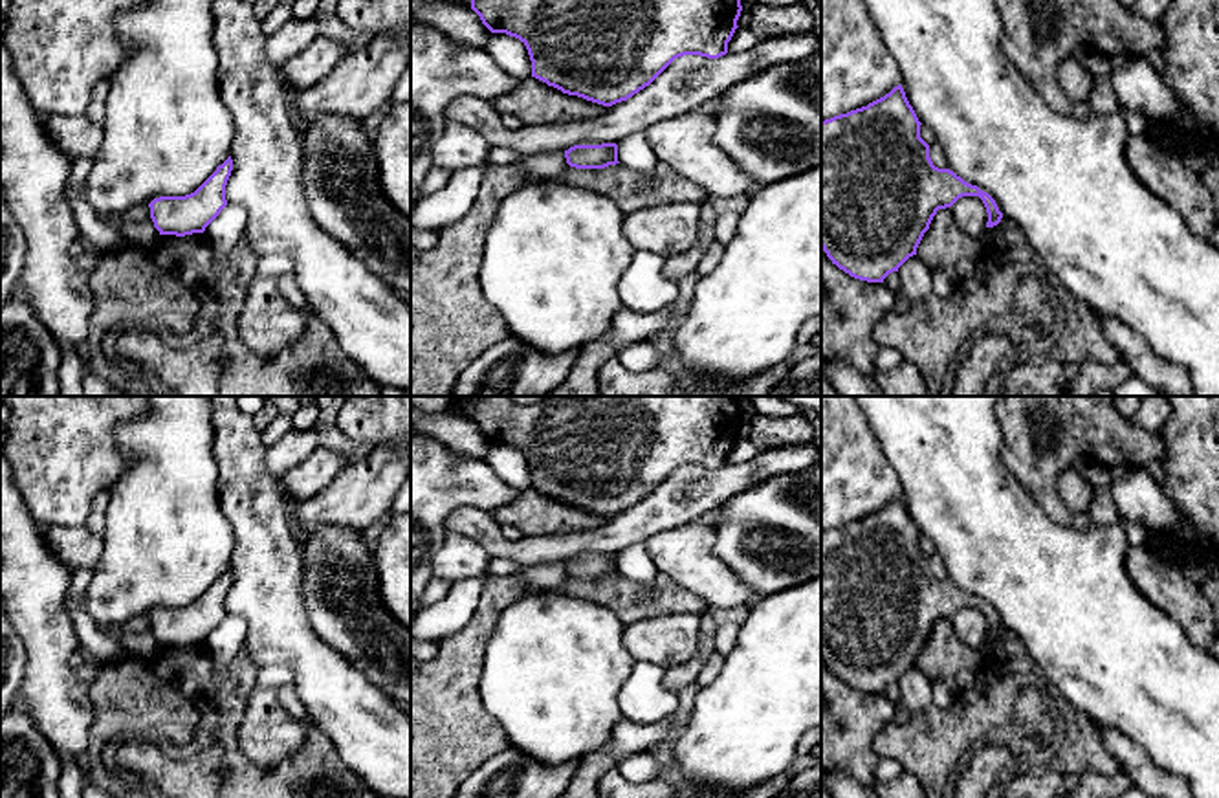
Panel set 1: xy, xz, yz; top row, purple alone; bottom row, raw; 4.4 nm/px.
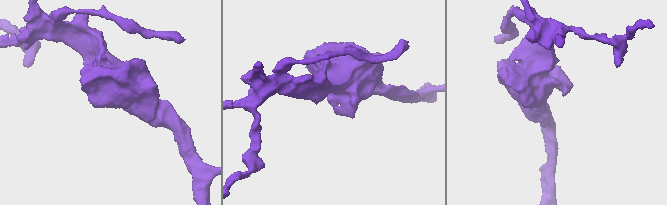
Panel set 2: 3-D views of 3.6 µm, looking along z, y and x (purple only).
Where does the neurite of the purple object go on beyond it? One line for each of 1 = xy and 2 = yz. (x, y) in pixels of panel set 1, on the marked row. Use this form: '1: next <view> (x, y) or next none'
1: next none
2: next none

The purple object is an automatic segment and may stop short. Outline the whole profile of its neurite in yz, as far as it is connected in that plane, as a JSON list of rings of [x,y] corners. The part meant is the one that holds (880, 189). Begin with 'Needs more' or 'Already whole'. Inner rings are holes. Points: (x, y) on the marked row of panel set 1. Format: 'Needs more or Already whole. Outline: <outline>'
Already whole. Outline: [[[902,84],[867,106],[821,121],[821,249],[840,270],[854,279],[884,283],[913,255],[939,209],[951,207],[962,196],[979,196],[986,207],[986,227],[1001,222],[995,200],[950,169],[939,169],[929,145],[920,138],[920,121]]]

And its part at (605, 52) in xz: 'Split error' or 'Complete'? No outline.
Complete

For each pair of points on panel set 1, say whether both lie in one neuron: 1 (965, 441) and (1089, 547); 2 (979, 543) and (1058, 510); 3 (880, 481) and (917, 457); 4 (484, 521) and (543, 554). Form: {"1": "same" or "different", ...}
{"1": "same", "2": "different", "3": "different", "4": "same"}

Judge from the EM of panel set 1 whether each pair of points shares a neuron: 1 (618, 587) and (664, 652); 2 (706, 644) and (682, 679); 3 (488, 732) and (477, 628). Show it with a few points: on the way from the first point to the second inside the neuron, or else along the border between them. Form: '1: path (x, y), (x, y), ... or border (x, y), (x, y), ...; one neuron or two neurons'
1: border (684, 611), (653, 615), (627, 626); two neurons
2: path (702, 653), (690, 670); one neuron
3: path (466, 707), (466, 653); one neuron

